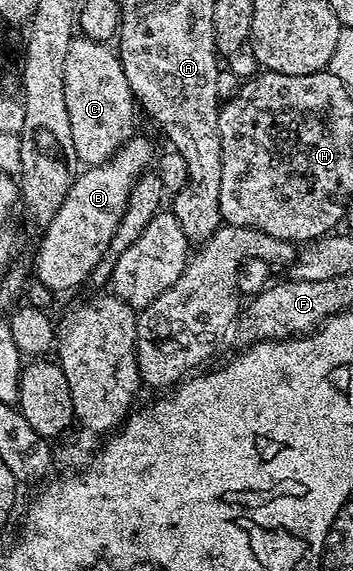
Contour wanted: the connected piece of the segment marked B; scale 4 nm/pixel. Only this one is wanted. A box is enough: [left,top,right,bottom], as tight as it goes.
[34,134,153,291]

